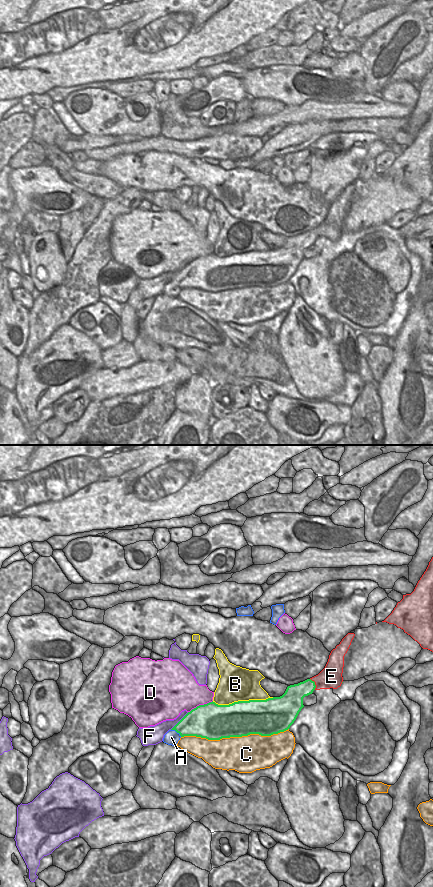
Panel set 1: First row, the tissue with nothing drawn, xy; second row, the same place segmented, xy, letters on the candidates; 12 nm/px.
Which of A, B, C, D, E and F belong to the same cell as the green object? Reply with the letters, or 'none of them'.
E

